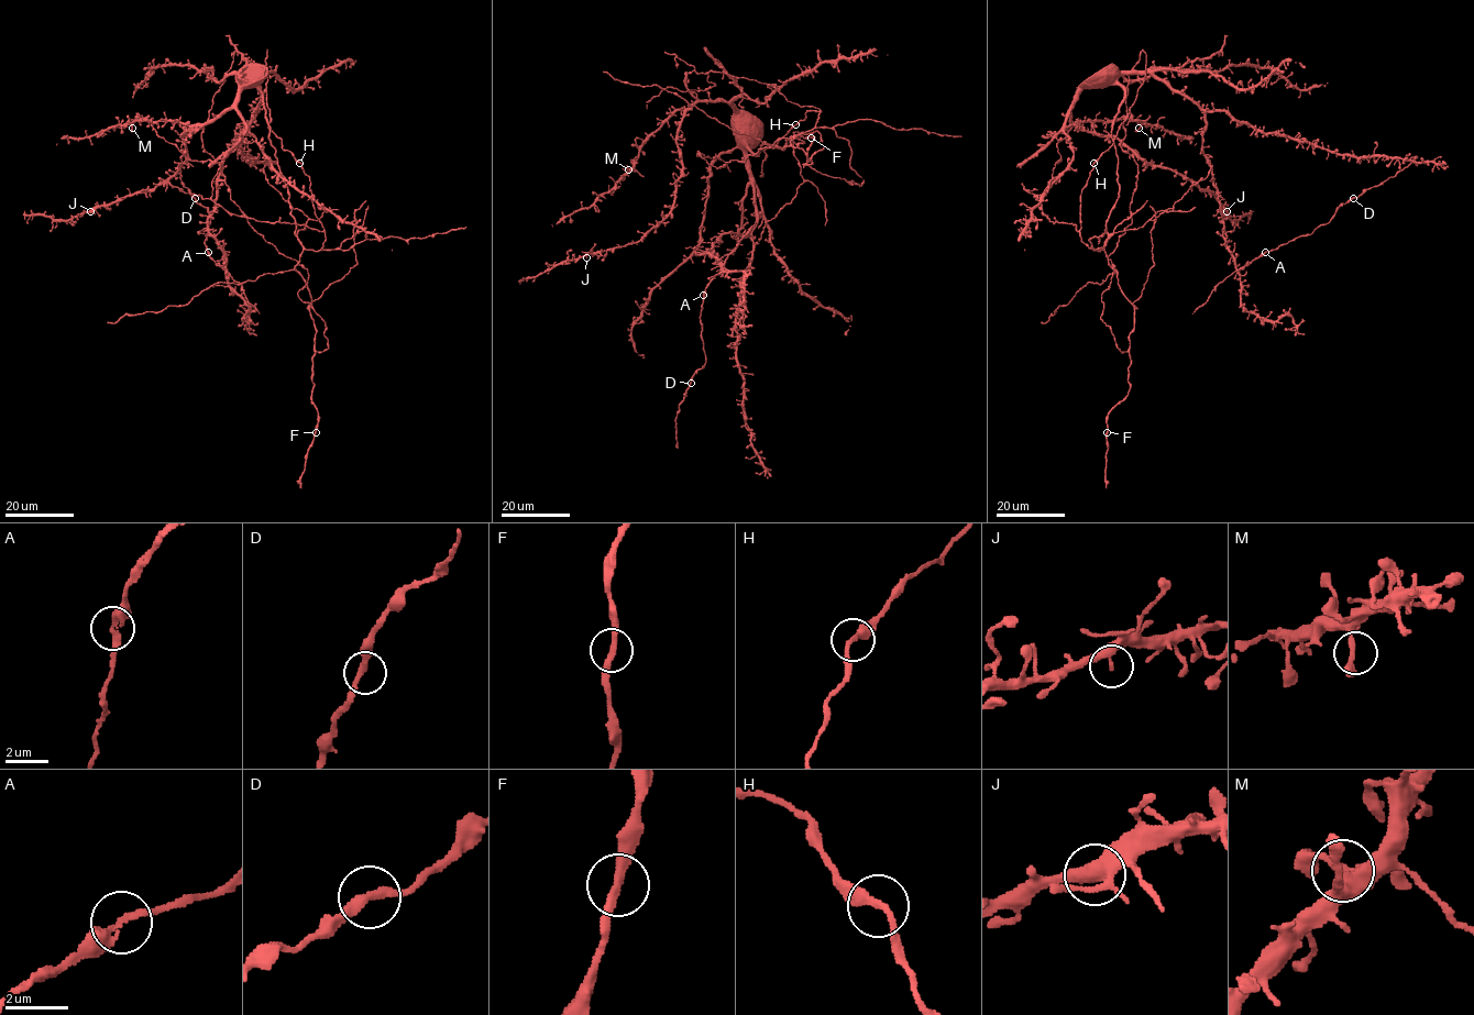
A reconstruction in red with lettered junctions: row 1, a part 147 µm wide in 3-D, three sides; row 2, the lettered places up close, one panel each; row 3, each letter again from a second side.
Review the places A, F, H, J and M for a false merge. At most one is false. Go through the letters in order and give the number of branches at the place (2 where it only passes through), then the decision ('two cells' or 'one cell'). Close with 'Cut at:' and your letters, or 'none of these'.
A: branches 2; one cell
F: branches 2; one cell
H: branches 2; one cell
J: branches 2; one cell
M: branches 2; one cell
Cut at: none of these

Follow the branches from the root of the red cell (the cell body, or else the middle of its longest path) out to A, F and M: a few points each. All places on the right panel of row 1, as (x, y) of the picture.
A: (1119, 77), (1153, 73), (1203, 111), (1202, 153), (1217, 190), (1225, 247), (1238, 269), (1265, 252)
F: (1119, 77), (1119, 192), (1104, 252), (1134, 326), (1130, 392), (1107, 432)
M: (1119, 77), (1101, 87), (1085, 87), (1070, 107), (1070, 122), (1078, 124), (1132, 119), (1141, 123), (1139, 128)

